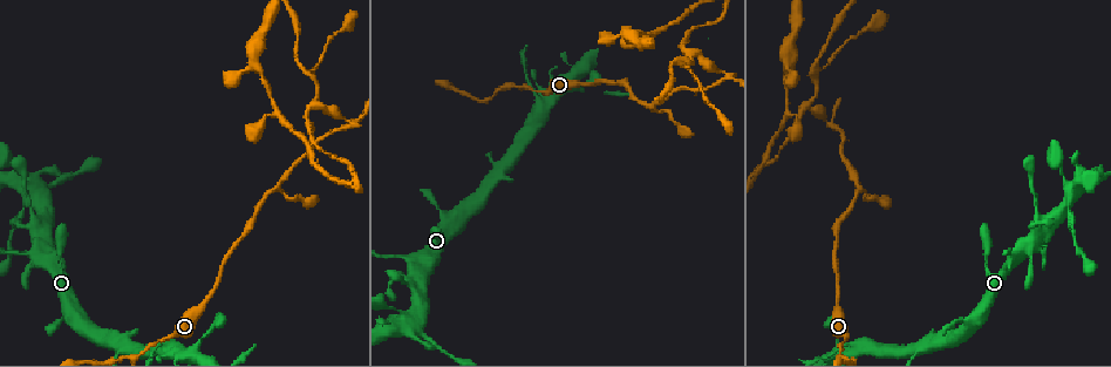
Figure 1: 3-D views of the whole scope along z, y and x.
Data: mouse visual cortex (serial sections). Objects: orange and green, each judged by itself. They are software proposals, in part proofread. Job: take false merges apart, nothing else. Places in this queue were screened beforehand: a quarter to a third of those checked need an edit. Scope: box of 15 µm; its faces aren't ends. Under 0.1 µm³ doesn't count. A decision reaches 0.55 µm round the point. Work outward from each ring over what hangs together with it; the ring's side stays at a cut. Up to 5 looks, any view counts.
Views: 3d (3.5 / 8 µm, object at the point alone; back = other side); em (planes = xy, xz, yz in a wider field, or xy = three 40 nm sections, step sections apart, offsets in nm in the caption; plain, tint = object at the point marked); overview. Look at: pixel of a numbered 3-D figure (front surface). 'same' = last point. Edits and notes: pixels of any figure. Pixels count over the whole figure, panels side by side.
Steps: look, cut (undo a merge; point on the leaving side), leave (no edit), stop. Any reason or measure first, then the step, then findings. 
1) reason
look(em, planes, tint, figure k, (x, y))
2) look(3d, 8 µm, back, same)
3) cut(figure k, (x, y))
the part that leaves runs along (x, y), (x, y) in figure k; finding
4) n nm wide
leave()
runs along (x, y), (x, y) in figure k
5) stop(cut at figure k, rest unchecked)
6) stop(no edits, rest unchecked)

narrows sharply
look(3d, 3.5 µm, figure 1, (647, 107))

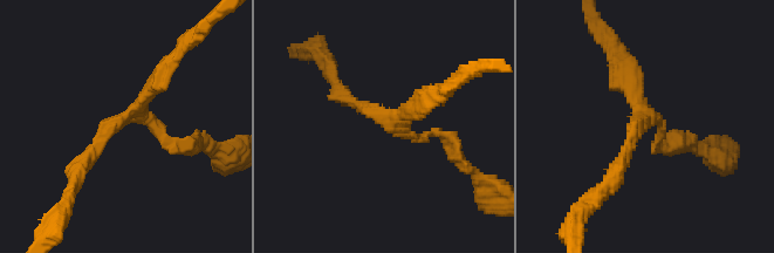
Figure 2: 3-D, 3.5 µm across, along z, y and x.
look(em, xy, step 5, tint, figure 2, (391, 118))

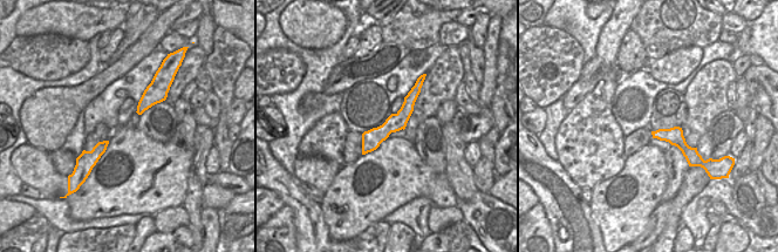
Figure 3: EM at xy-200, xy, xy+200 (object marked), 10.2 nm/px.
arms of 100, 200, 250 nm
leave()
runs along (80, 169), (173, 57) in figure 2; all the same cell

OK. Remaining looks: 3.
branch point
look(3d, 3.5 µm, figure 1, (353, 123))

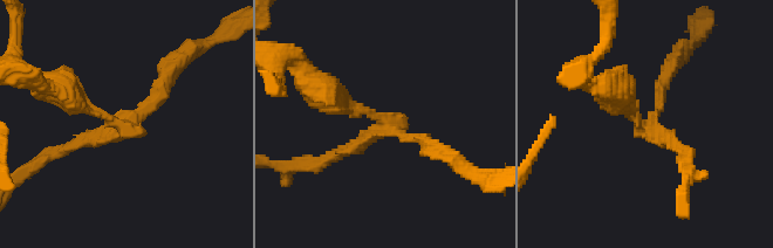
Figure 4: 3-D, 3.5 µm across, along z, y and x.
3 arms; arms of 150, 150, 200 nm
look(em, planes, tint, figure 4, (648, 126))

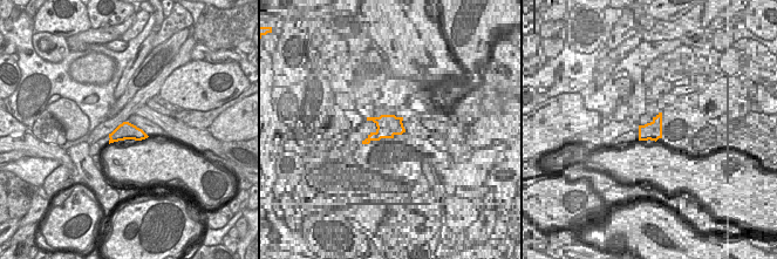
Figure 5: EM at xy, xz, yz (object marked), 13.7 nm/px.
another direction
look(em, xy, step 1, tint, same)

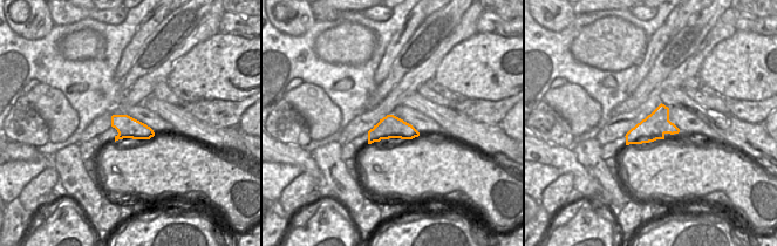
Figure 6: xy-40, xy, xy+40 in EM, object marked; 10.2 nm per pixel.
cut(figure 4, (630, 104))
two cells meet here

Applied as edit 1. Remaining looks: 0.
stop(cut at figure 4, rest unchecked)

